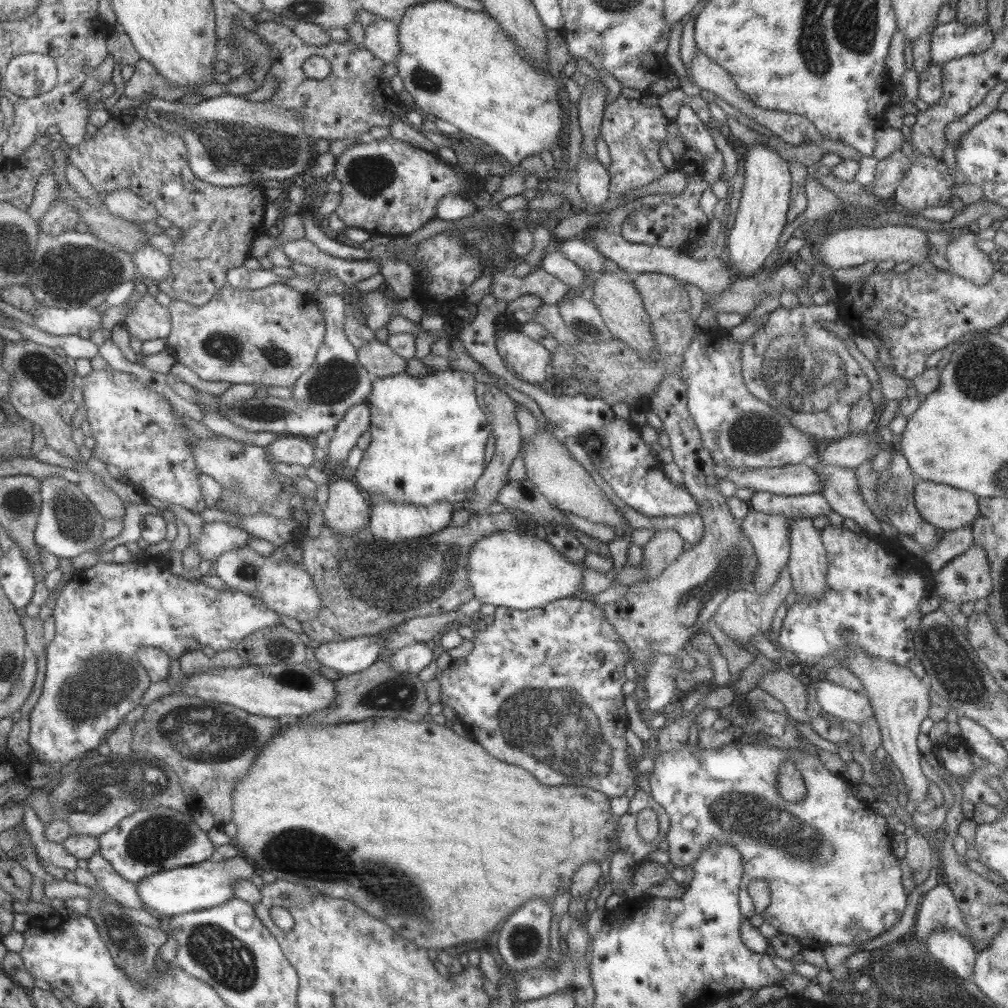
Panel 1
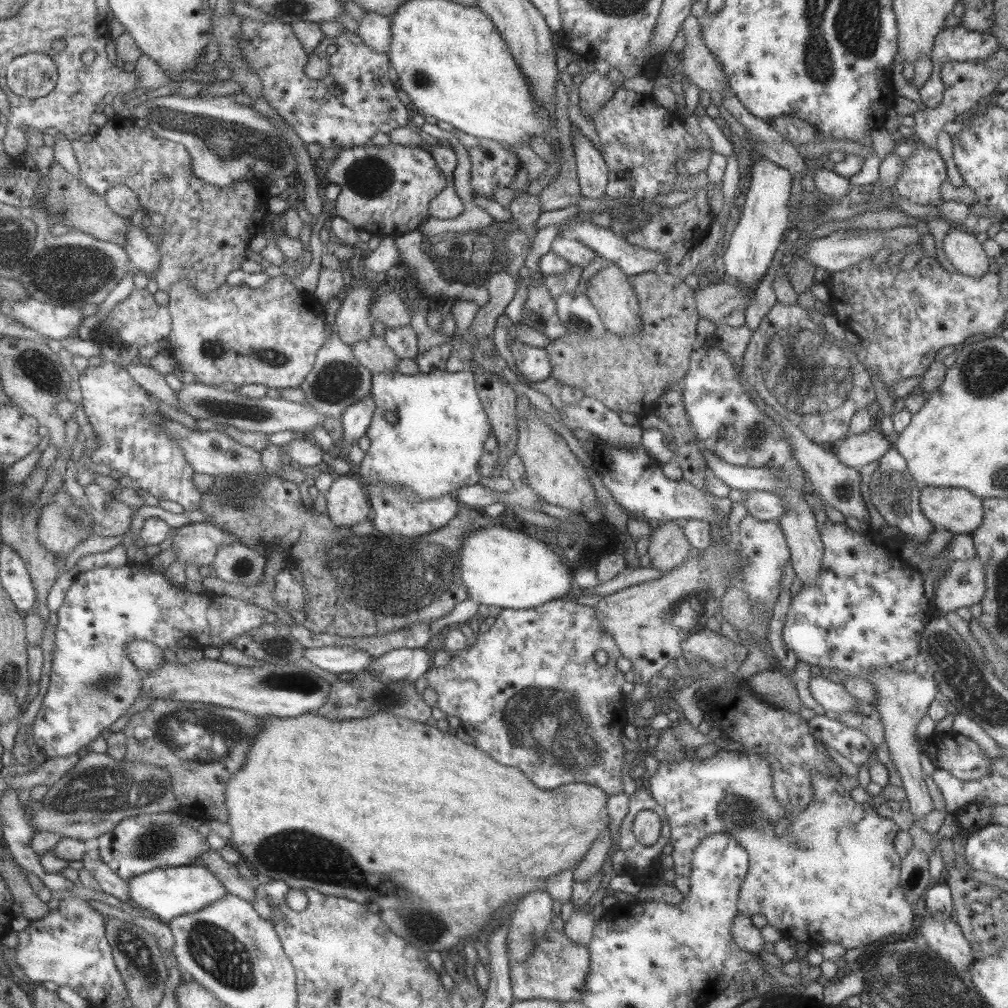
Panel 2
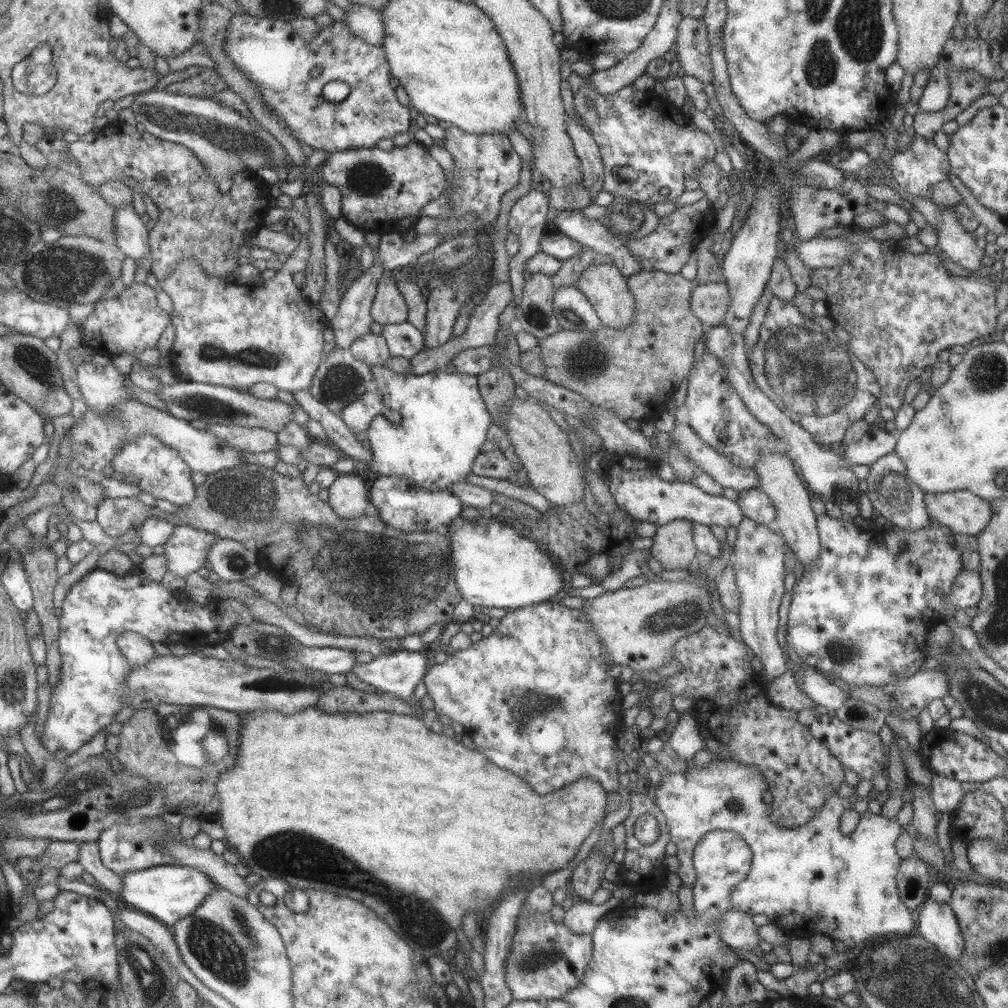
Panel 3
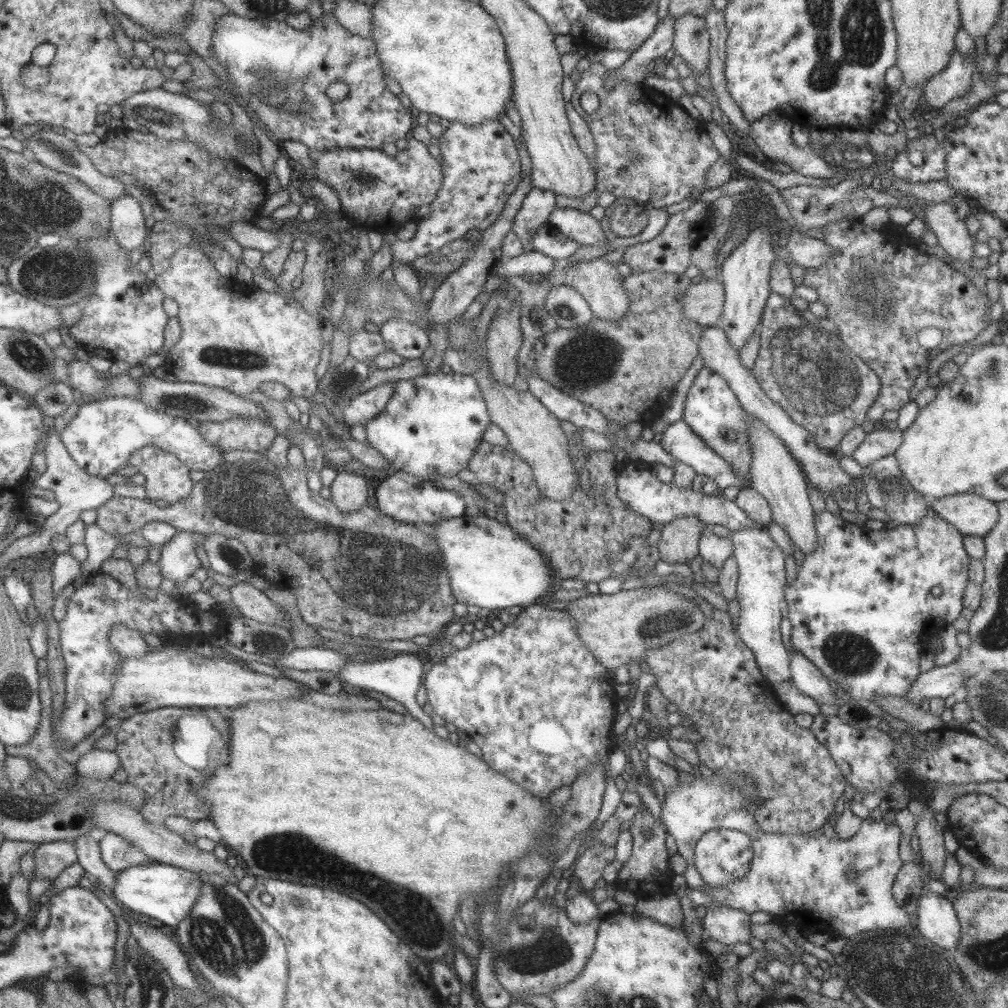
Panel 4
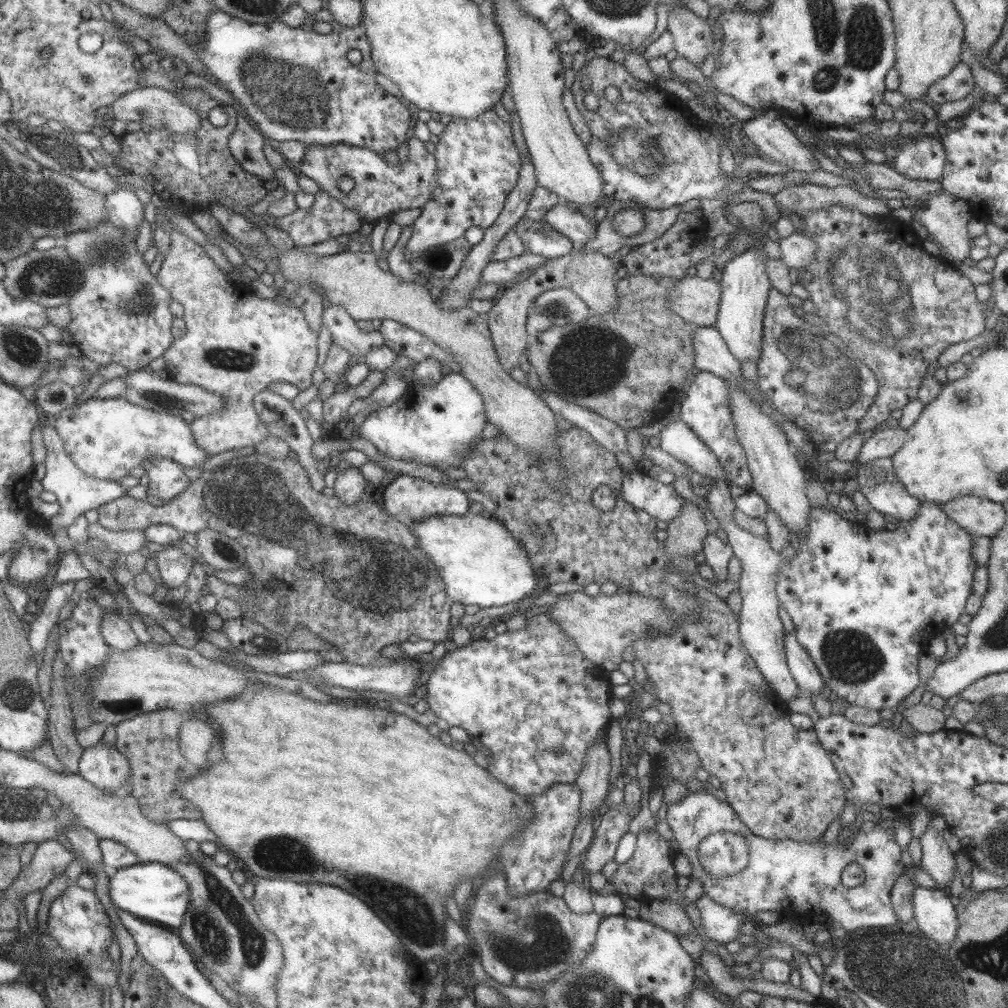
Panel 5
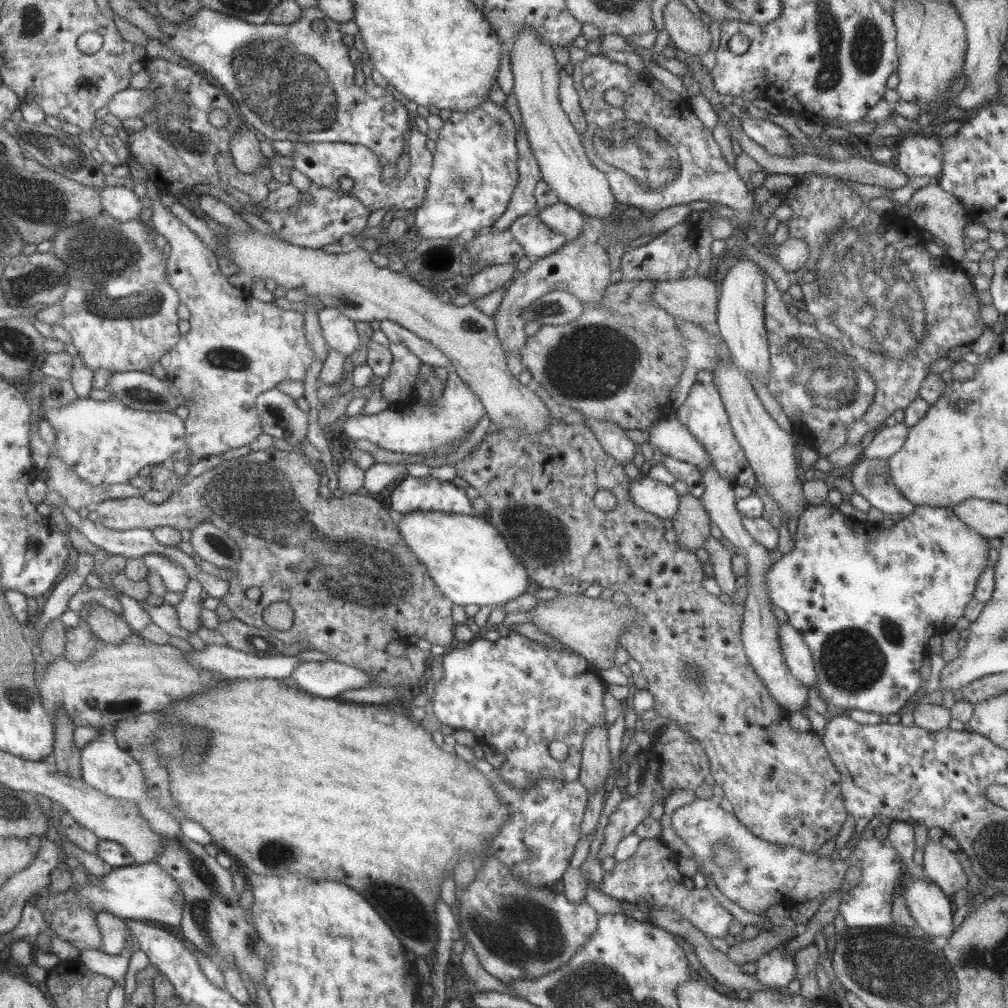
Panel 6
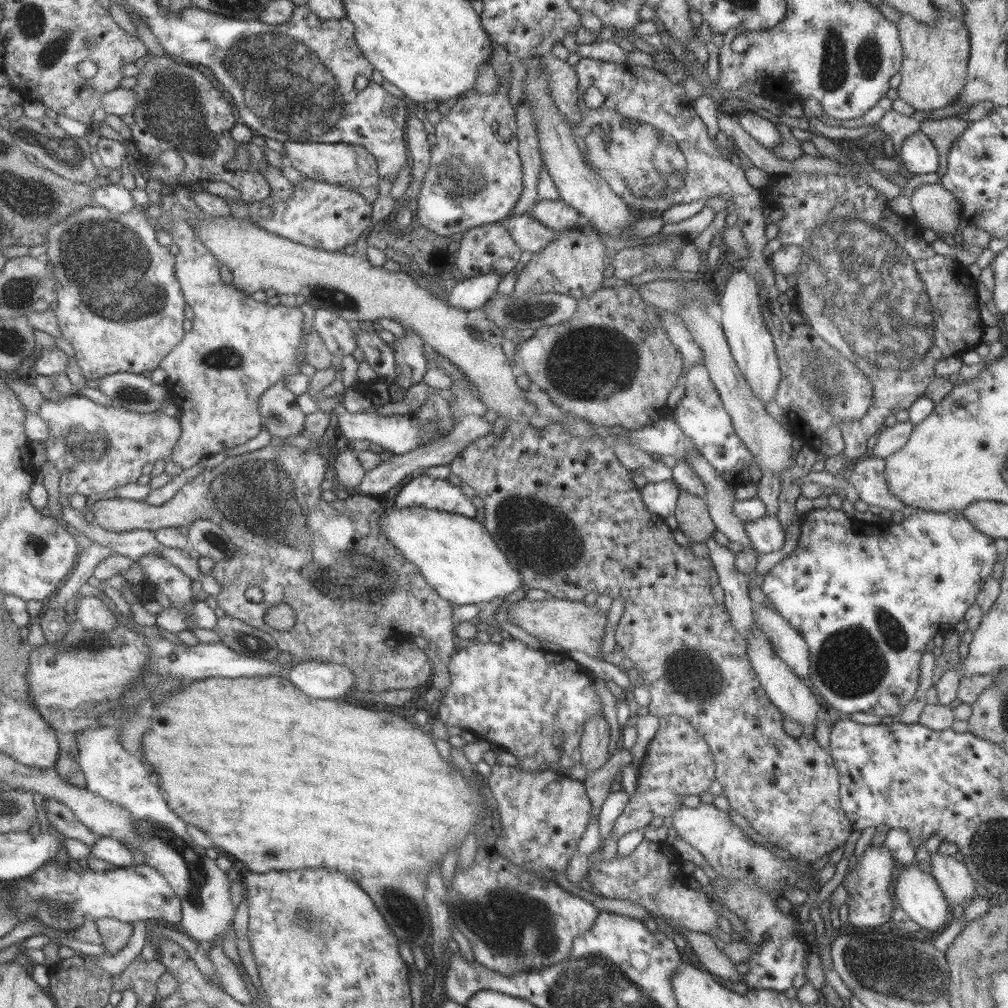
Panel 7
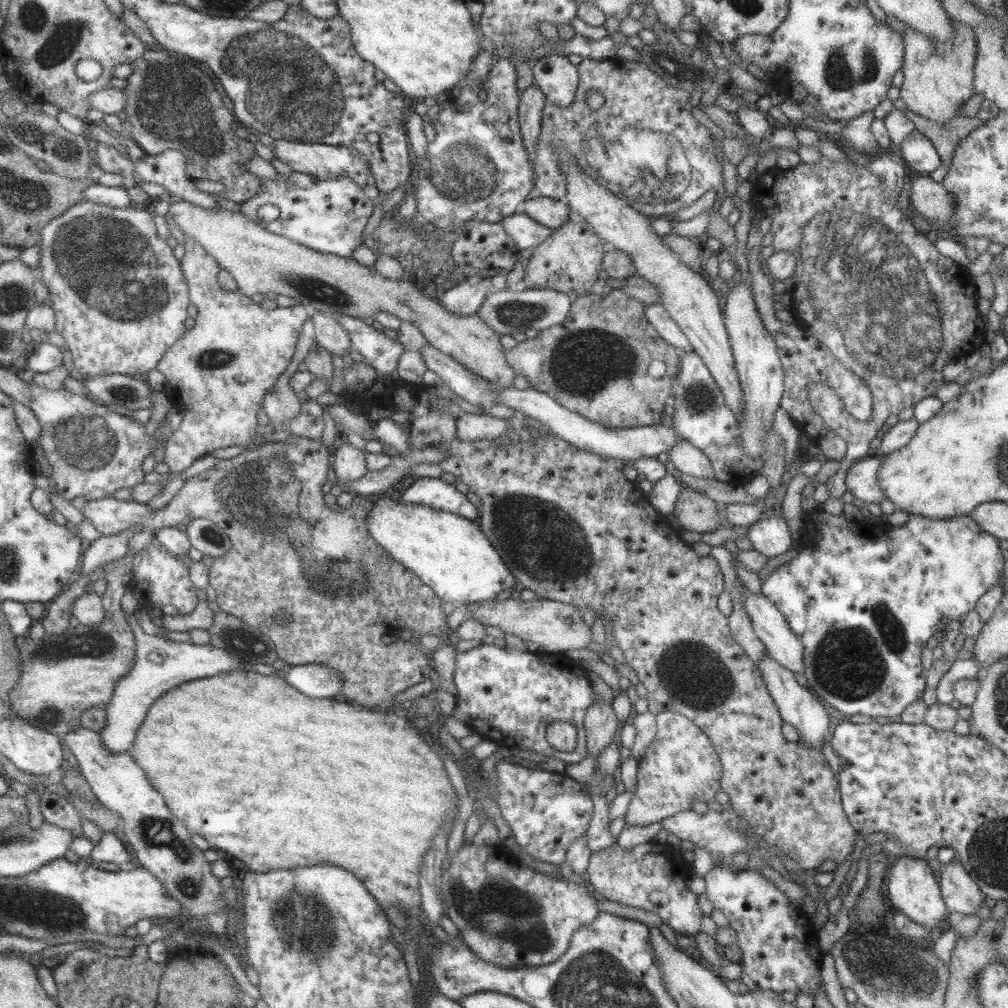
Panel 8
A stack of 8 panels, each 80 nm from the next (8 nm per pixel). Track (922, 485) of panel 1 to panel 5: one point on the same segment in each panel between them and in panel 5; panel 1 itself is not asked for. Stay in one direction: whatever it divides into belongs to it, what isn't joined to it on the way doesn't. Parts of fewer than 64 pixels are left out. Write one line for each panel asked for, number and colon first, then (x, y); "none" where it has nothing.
2: (957, 510)
3: (962, 512)
4: (970, 514)
5: (978, 516)

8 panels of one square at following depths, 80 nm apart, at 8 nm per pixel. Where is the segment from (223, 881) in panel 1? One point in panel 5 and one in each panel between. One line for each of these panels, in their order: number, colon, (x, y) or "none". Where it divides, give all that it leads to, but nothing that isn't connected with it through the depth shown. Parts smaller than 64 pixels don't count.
2: (171, 893)
3: (169, 893)
4: (165, 894)
5: (150, 891)

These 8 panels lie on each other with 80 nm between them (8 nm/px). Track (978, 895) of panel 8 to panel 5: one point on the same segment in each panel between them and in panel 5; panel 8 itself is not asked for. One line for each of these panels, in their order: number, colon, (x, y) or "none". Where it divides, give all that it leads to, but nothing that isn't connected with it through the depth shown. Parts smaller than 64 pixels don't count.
5: (936, 860)
6: (939, 864)
7: (951, 875)

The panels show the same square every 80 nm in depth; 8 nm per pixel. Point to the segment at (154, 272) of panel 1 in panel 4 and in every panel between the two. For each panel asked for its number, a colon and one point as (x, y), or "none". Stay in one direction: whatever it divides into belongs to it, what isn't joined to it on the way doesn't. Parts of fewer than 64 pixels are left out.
2: (142, 253)
3: (131, 237)
4: (127, 226)

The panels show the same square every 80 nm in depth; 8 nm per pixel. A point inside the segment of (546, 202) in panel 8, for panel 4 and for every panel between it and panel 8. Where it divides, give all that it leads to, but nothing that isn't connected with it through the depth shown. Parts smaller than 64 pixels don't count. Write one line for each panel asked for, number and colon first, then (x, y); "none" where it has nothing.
4: (584, 230)
5: (564, 218)
6: (561, 218)
7: (554, 214)

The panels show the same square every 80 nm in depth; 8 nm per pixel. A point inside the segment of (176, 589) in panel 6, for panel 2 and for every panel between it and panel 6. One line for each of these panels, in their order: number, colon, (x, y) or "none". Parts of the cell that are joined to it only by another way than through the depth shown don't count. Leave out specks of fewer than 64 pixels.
2: (197, 543)
3: (186, 549)
4: (178, 561)
5: (173, 565)

